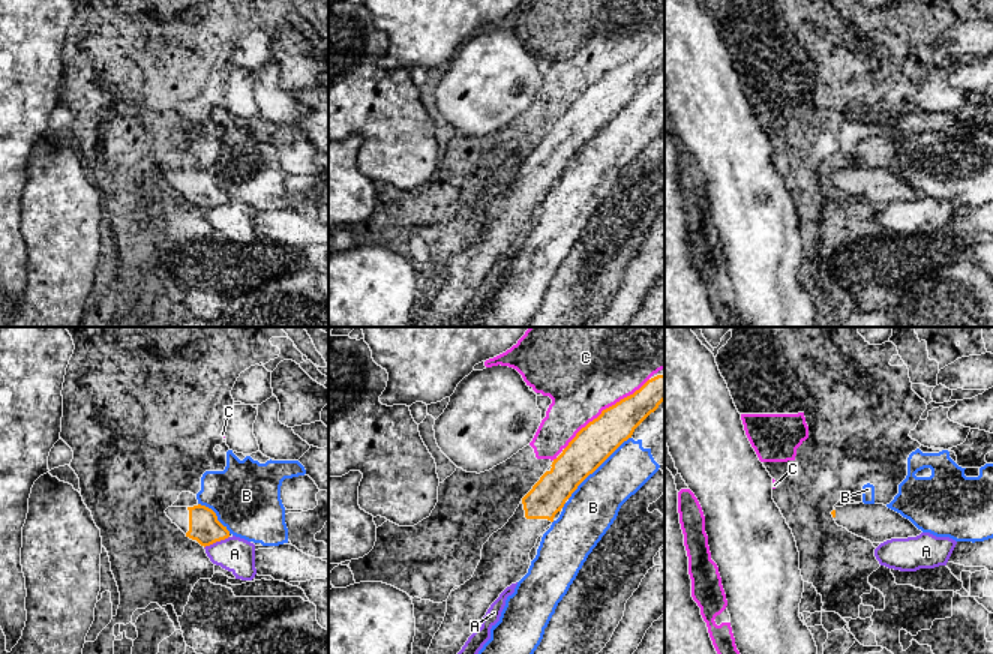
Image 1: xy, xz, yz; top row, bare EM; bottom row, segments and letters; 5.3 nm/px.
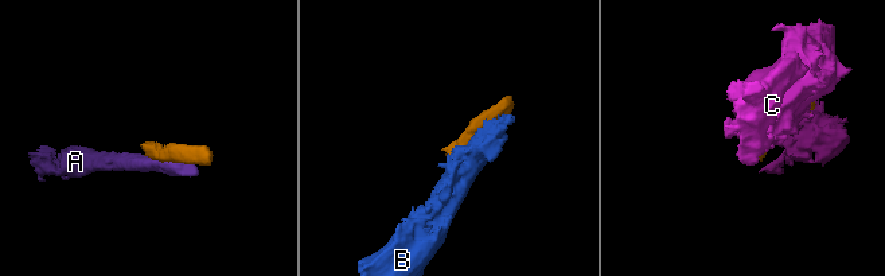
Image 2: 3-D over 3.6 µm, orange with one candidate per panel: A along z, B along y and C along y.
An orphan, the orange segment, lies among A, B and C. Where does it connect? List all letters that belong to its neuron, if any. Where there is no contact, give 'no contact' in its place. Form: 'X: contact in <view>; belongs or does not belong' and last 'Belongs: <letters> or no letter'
A: contact in xy; does not belong
B: contact in xz; does not belong
C: contact in xz; does not belong
Belongs: no letter

